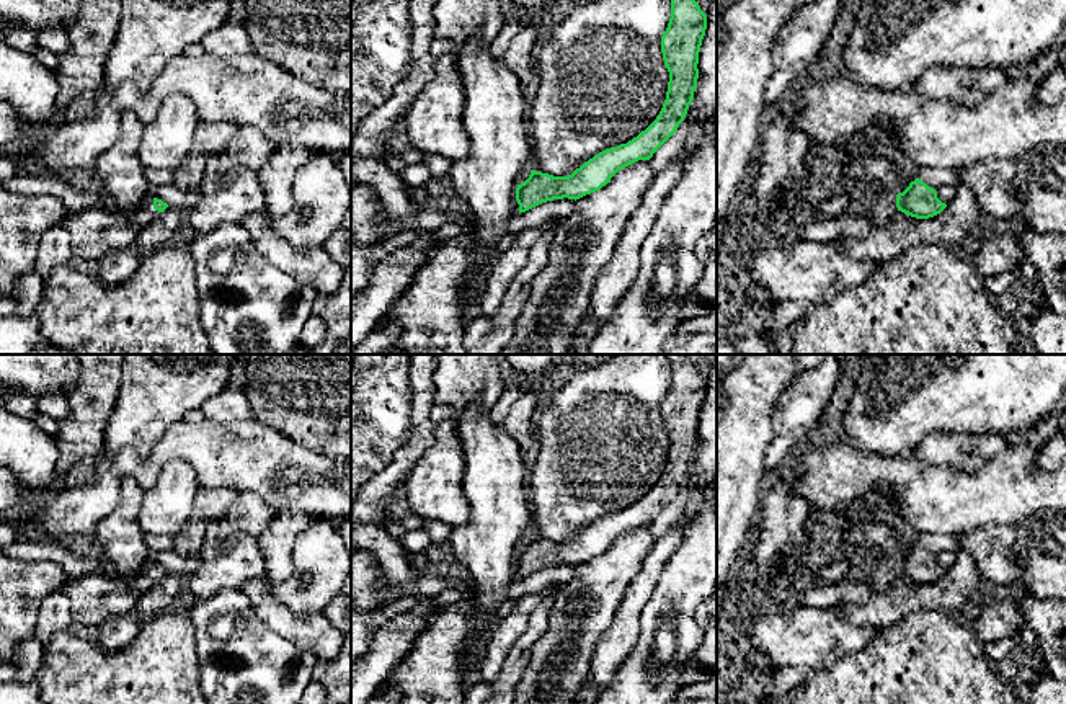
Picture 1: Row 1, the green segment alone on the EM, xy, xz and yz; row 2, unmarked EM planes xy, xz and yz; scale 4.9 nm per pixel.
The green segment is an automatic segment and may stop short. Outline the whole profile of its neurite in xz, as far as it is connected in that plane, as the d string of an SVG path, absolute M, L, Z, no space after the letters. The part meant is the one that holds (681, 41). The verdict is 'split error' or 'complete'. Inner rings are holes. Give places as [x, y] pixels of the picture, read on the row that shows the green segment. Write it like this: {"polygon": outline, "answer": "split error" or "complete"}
{"polygon": "M671 0L671 18L661 36L661 52L669 82L656 119L627 144L599 152L568 176L532 170L529 178L516 188L519 214L553 199L576 201L599 191L619 170L638 160L650 160L677 131L694 100L705 29L707 15L695 0Z", "answer": "complete"}

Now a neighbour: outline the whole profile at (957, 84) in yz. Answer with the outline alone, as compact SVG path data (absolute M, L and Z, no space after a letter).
M935 65L922 74L913 90L926 100L950 100L973 105L1007 82L1001 69L965 69Z

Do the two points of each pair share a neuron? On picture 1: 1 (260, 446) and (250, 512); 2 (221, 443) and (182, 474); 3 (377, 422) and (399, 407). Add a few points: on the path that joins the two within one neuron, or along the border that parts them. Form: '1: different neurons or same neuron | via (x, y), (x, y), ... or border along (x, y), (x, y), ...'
1: different neurons | border along (242, 490), (260, 495), (276, 512)
2: different neurons | border along (155, 477), (168, 463), (185, 461), (201, 485)
3: same neuron | via (382, 417), (394, 407)

